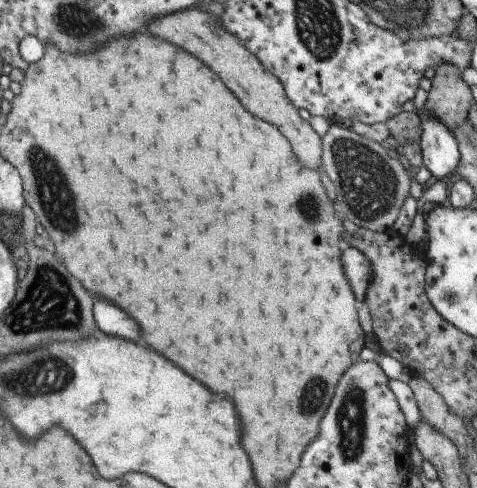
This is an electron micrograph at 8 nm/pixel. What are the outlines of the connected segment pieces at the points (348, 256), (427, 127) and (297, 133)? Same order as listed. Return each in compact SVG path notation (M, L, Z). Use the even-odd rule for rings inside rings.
M346 246L343 254L343 266L355 291L356 298L360 299L361 302L364 301L373 275L371 260L358 251L356 247Z
M420 110L421 126L423 128L421 137L419 138L422 154L423 165L436 178L444 178L449 176L454 178L455 168L460 162L460 151L457 145L457 138L454 133L438 118L428 111Z
M196 6L152 20L150 30L170 42L176 42L178 46L184 46L186 50L192 50L196 56L204 58L204 62L208 62L208 66L212 66L224 78L224 82L232 86L232 90L248 106L248 110L252 110L254 114L260 114L260 118L264 118L283 130L295 147L297 156L300 154L302 158L300 162L304 166L318 169L323 153L321 136L312 129L307 120L300 117L299 108L291 99L287 86L284 86L281 78L267 69L265 62L262 62L260 57L252 52L237 34L227 29L220 16Z

